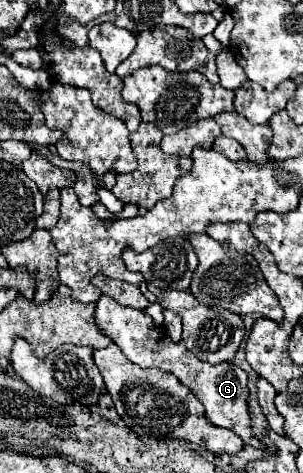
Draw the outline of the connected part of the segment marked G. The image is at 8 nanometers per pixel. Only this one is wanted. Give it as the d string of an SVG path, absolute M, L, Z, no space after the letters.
M102 295L96 305L96 323L100 325L102 333L112 337L112 341L122 349L122 353L140 367L158 367L162 371L168 371L180 379L182 385L186 385L204 405L206 417L210 423L234 431L244 443L260 447L260 439L252 433L252 415L248 407L248 373L232 363L220 363L210 365L206 361L194 359L190 351L186 351L184 343L172 343L164 329L154 329L152 319L138 309L122 307L114 299Z

